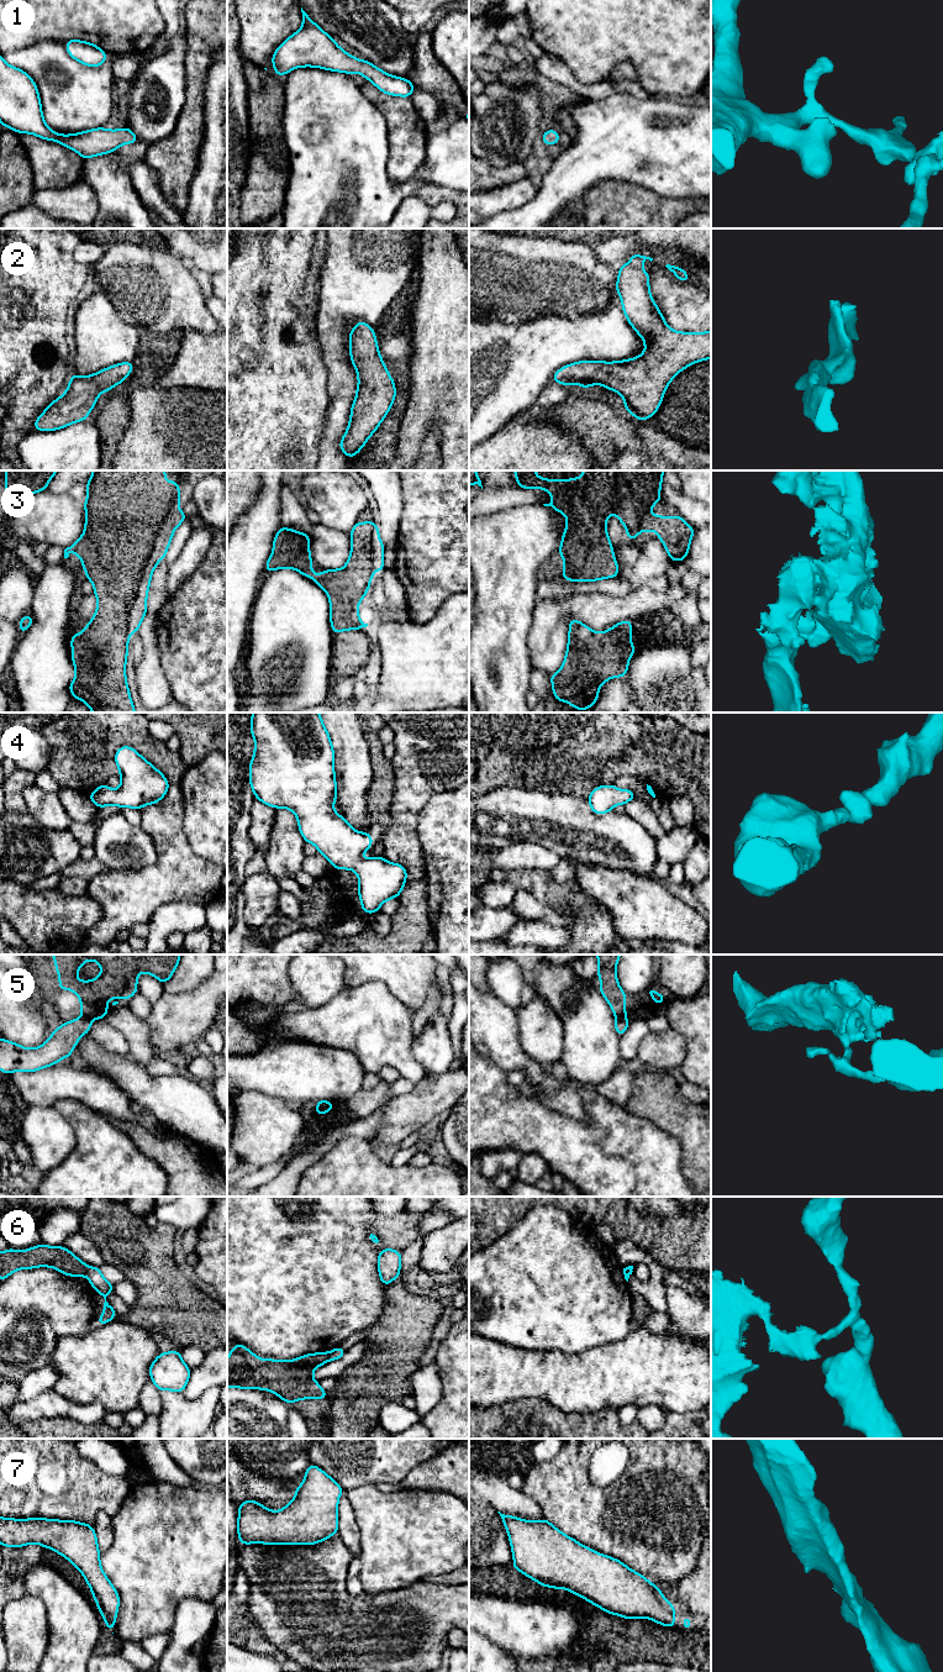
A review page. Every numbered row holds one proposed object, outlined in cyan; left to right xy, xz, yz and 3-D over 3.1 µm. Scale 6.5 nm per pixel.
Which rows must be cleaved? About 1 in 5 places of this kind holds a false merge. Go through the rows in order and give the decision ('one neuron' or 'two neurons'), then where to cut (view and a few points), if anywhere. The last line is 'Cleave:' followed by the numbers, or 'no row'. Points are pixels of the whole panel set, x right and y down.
1: one neuron | no cut
2: one neuron | no cut
3: one neuron | no cut
4: one neuron | no cut
5: two neurons | yz (616, 1016), (626, 1018)
6: two neurons | xz (327, 1352), (330, 1360)
7: one neuron | no cut
Cleave: 5, 6

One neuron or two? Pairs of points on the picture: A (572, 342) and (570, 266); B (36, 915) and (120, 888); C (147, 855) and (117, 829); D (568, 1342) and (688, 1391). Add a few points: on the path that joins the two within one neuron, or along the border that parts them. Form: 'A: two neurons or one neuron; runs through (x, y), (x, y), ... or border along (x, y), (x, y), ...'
A: two neurons; border along (600, 311), (584, 313), (574, 317), (543, 316)
B: two neurons; border along (87, 893), (101, 910), (101, 918), (91, 927)
C: one neuron; runs through (140, 847), (125, 836)
D: two neurons; border along (614, 1341), (577, 1352), (563, 1352), (556, 1349)

